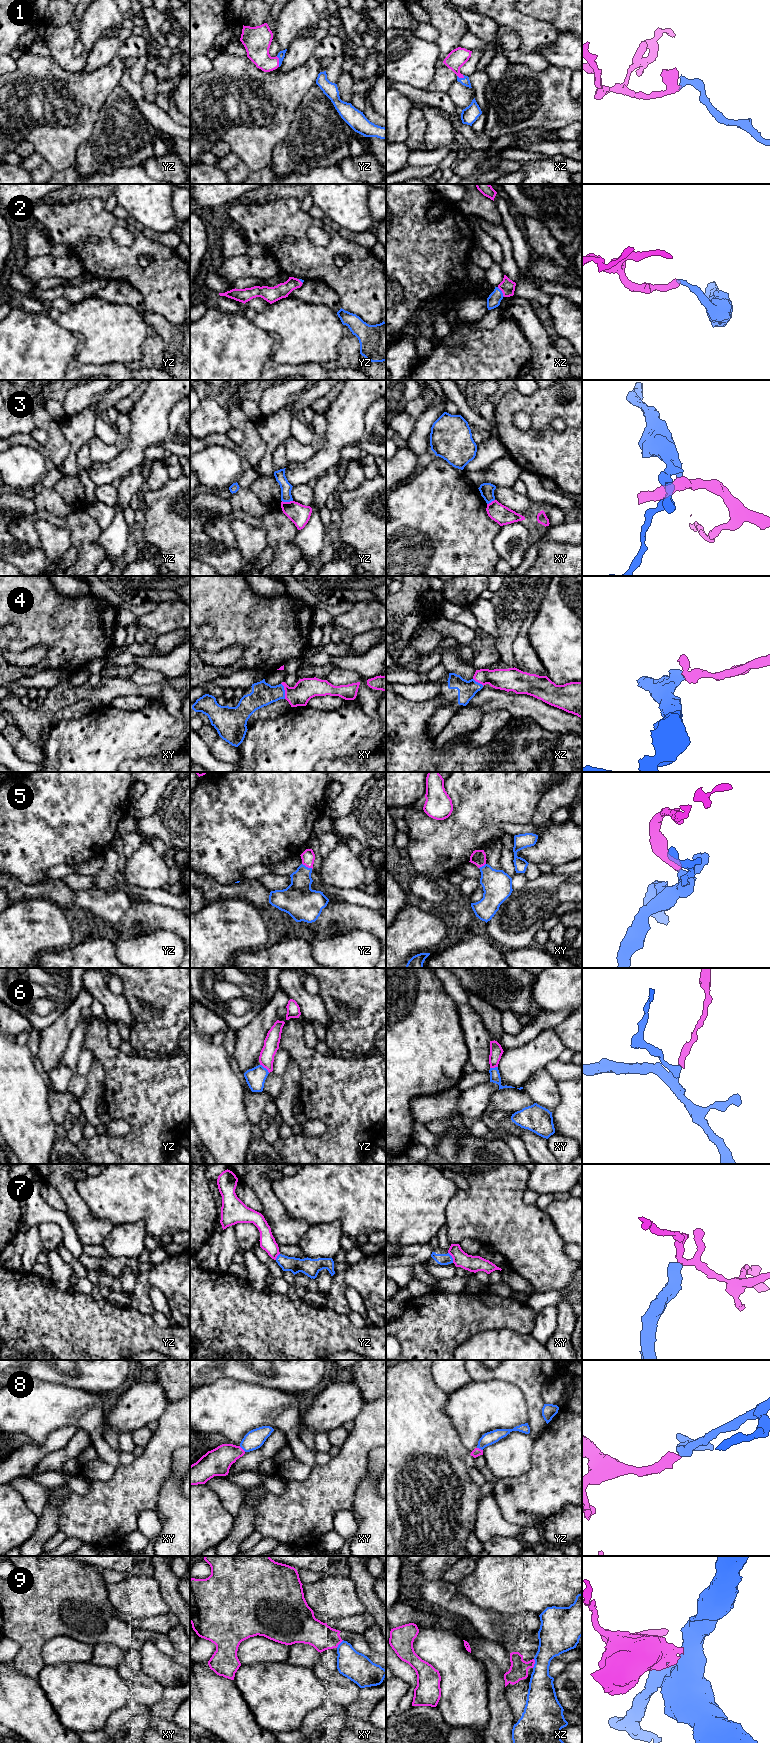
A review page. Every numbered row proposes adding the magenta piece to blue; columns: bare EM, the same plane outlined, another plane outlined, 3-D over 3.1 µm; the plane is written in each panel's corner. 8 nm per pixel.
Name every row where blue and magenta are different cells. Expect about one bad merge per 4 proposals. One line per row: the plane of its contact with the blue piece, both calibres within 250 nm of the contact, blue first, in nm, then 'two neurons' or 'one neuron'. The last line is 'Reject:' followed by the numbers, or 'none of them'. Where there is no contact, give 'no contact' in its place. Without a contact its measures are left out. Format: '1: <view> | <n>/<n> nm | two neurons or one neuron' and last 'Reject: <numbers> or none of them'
1: yz | 60/220 nm | one neuron
2: xz | 110/120 nm | one neuron
3: yz | 90/170 nm | two neurons
4: xy | 190/170 nm | one neuron
5: yz | 240/110 nm | one neuron
6: yz | 160/130 nm | two neurons
7: xy | 100/130 nm | two neurons
8: xy | 160/220 nm | one neuron
9: xz | 260/150 nm | two neurons
Reject: 3, 6, 7, 9

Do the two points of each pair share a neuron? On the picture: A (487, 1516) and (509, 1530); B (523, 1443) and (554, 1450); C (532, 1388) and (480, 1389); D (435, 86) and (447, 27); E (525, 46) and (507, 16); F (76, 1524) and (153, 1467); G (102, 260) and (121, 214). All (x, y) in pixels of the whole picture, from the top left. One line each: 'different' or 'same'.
A: same
B: different
C: different
D: same
E: same
F: same
G: different

